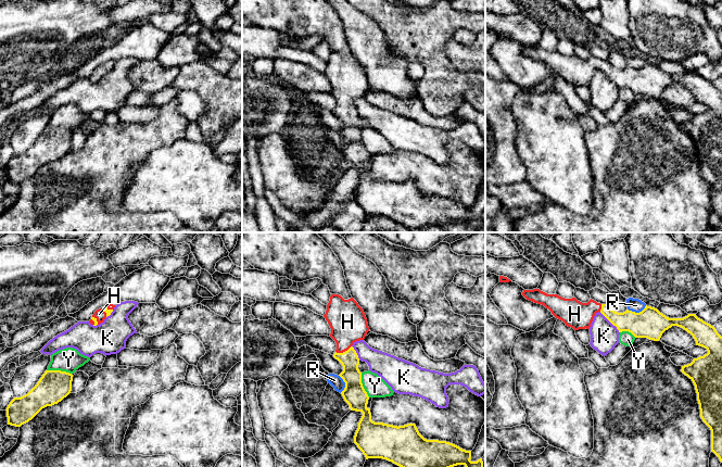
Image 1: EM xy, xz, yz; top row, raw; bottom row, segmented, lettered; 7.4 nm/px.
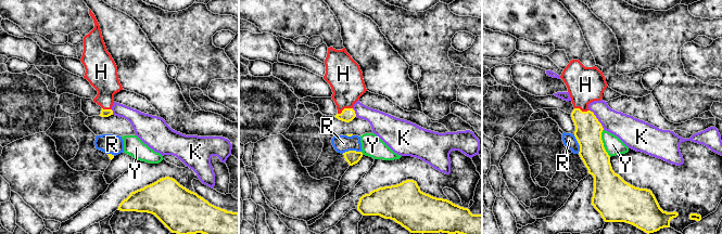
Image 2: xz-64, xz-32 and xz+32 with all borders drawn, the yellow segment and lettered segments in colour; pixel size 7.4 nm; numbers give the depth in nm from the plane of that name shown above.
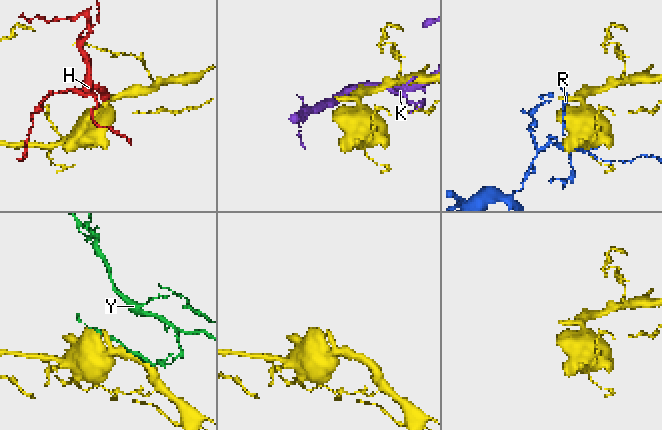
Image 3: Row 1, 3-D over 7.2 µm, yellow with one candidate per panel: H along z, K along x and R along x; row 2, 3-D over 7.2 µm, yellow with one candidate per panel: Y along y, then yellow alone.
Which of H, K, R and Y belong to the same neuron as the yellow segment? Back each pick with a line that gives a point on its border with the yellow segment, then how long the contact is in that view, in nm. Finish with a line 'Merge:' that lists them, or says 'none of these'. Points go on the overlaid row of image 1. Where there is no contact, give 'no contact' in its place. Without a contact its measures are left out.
H: xz (343, 352) | 130 nm
Merge: H

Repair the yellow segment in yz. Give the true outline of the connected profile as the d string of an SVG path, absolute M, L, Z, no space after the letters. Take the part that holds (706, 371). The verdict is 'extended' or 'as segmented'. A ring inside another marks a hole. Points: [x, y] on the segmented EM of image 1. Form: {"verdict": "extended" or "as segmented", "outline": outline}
{"verdict": "extended", "outline": "M540 289L523 290L522 295L544 305L556 318L574 330L590 329L595 314L600 312L619 332L629 331L635 338L659 341L662 333L672 326L681 327L691 333L696 345L705 348L708 353L682 366L681 371L695 386L700 417L711 430L711 452L722 463L722 337L713 326L698 318L696 314L669 318L647 305L639 313L629 310L618 313L608 304L600 304L592 299L582 303L575 298L565 299Z"}

